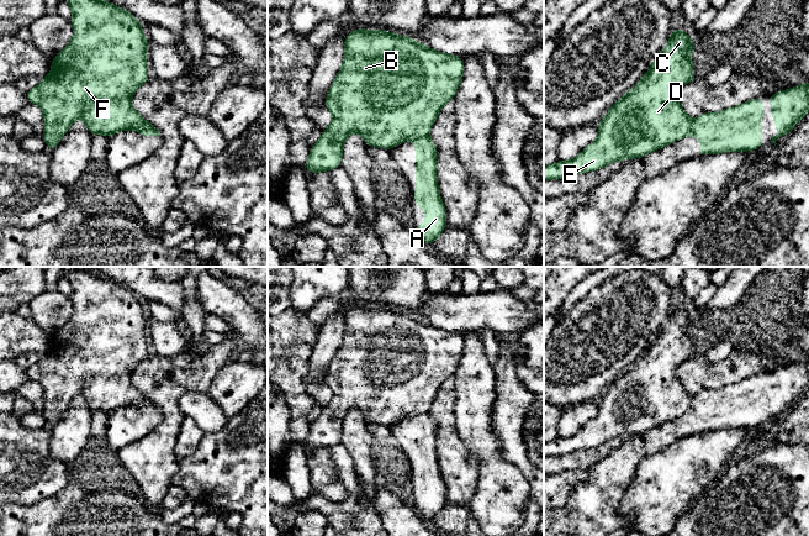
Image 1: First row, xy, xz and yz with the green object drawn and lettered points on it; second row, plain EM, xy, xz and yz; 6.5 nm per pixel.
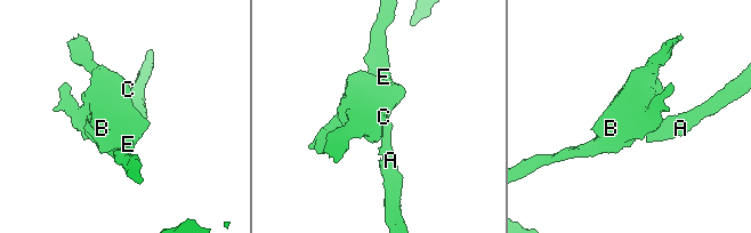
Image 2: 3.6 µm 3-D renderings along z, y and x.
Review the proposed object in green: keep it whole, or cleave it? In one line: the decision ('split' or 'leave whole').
split

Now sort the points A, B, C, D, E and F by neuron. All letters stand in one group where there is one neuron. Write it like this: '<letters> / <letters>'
A / B C D E F

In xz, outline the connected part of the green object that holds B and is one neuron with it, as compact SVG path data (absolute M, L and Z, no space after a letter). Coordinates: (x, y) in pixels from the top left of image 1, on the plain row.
M380 306L350 308L344 316L343 342L326 374L326 384L331 388L333 396L317 420L311 424L303 446L319 450L340 443L343 420L351 409L360 410L366 422L390 427L398 420L428 412L440 385L454 375L464 347L465 341L460 332L440 330L413 315Z

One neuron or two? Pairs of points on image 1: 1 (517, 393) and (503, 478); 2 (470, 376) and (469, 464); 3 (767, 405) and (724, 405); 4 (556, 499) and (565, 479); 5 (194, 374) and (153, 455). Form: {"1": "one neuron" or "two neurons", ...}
{"1": "two neurons", "2": "two neurons", "3": "one neuron", "4": "one neuron", "5": "one neuron"}

